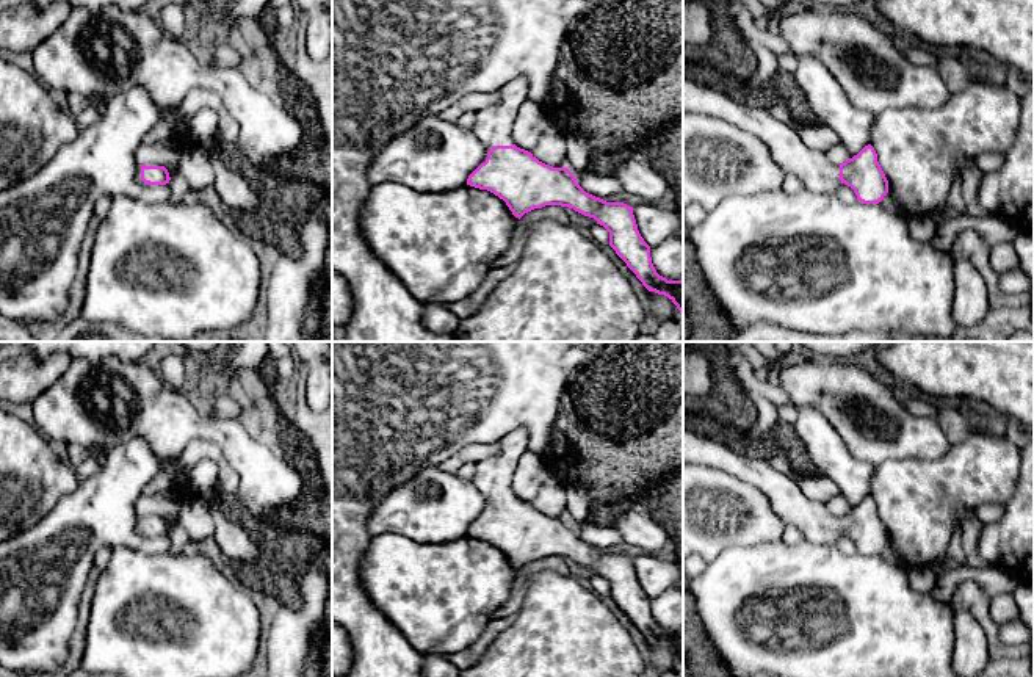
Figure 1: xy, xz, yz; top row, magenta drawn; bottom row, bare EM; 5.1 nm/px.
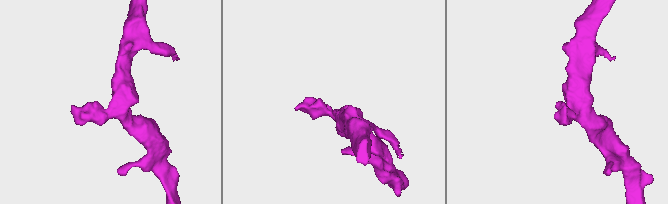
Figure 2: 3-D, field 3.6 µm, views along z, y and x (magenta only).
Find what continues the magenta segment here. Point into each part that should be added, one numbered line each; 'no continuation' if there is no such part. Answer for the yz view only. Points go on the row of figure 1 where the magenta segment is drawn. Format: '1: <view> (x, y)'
1: yz (818, 174)

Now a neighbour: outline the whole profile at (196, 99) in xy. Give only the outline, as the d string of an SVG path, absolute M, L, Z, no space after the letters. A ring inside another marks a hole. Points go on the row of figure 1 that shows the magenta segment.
M194 88L185 96L177 110L186 121L197 114L202 108L212 108L215 111L219 111L222 107L224 105L218 94L205 88Z

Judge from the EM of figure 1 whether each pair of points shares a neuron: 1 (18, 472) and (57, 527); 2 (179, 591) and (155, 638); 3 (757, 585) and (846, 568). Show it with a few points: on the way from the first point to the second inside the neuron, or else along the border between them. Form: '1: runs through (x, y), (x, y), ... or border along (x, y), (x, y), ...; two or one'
1: border along (74, 489), (63, 495), (33, 525), (16, 535); two
2: runs through (179, 602), (179, 610), (162, 627); one
3: runs through (779, 585), (824, 583); one

